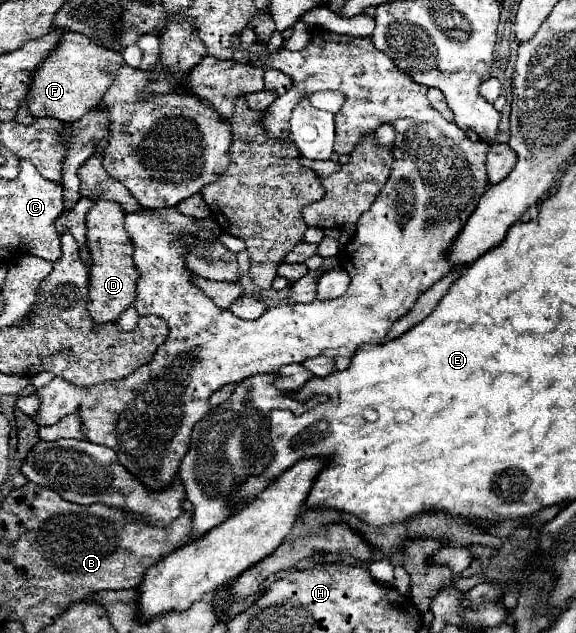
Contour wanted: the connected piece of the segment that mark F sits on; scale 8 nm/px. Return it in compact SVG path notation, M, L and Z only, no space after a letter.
M65 30L59 38L59 44L51 50L51 54L37 66L33 72L27 108L35 118L51 116L61 122L81 120L89 108L97 106L117 76L117 68L123 64L123 58L117 50L95 44L91 38L79 32Z

